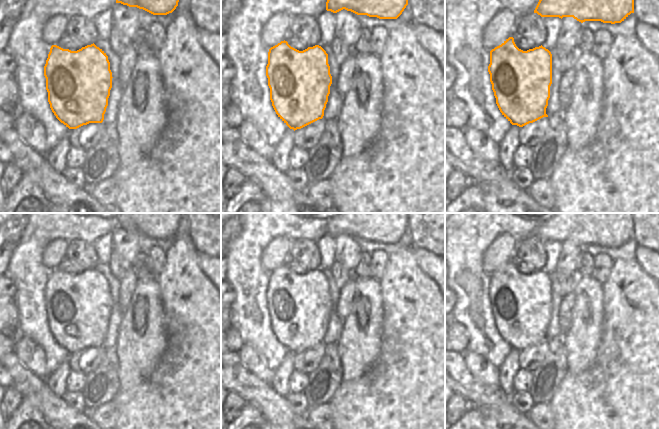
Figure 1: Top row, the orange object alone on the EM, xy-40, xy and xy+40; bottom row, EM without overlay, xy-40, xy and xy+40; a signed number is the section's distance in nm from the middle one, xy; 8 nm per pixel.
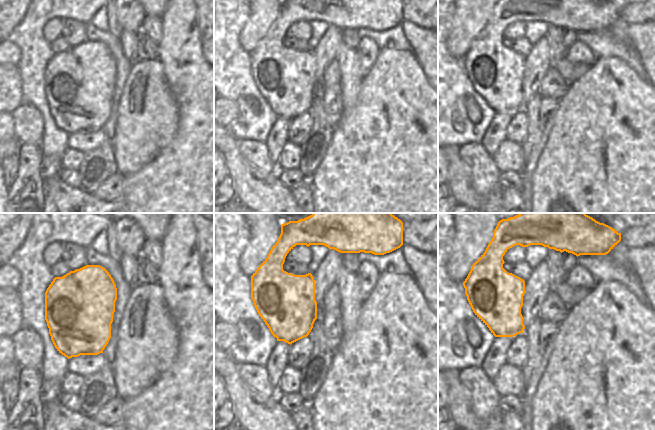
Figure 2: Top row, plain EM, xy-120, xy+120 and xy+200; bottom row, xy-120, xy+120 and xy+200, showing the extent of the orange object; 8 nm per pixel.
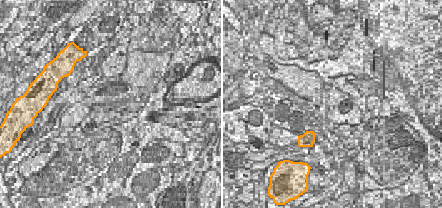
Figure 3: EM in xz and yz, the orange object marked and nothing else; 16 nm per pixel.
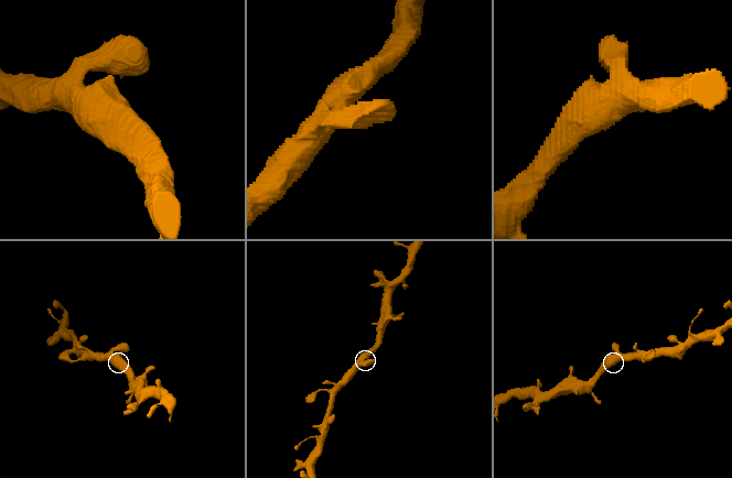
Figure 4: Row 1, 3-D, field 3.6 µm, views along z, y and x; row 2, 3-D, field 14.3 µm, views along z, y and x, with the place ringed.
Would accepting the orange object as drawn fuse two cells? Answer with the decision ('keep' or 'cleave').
keep

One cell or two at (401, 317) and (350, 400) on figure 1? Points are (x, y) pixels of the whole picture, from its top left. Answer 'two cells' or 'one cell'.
one cell

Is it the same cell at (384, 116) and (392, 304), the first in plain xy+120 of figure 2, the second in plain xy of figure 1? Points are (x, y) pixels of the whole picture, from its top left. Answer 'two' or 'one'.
one

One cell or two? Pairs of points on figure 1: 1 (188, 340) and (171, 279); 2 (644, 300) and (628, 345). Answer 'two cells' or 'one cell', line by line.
1: one cell
2: one cell

